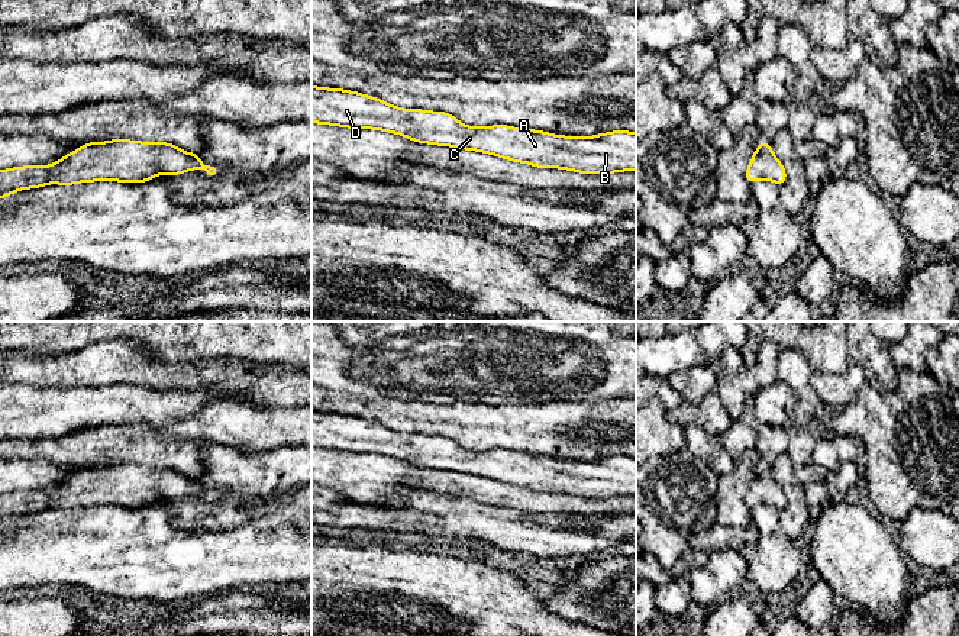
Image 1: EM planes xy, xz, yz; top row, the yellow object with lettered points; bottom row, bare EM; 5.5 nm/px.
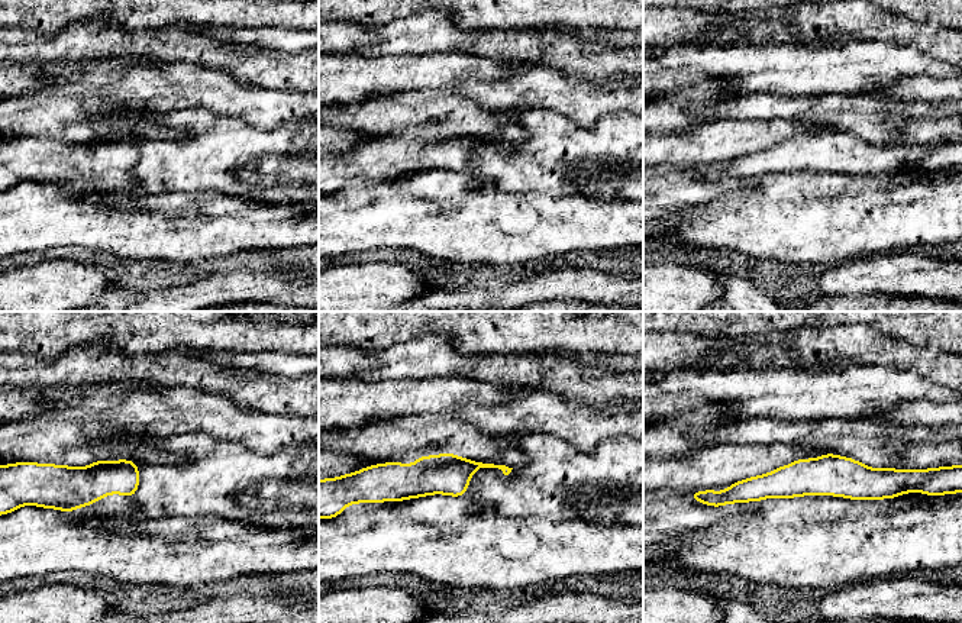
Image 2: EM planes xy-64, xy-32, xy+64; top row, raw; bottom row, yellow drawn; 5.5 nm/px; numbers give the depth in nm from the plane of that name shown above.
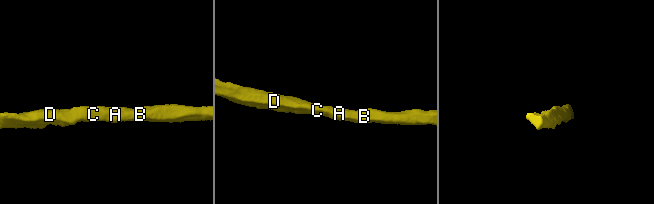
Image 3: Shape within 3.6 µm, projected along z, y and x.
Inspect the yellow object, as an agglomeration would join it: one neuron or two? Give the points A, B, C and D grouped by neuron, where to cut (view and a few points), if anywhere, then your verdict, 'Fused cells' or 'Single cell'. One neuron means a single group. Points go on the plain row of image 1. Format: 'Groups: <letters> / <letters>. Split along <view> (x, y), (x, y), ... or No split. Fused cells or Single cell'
Groups: A B C D. No split. Single cell

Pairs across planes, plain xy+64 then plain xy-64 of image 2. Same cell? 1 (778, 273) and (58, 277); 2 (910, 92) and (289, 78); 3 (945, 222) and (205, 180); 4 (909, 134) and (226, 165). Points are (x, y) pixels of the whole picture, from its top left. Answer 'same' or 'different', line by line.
1: different
2: different
3: different
4: same

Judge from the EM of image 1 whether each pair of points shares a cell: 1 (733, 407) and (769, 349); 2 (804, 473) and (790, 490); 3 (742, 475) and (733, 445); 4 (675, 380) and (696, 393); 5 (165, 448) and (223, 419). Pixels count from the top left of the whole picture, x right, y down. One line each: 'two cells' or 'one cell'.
1: one cell
2: two cells
3: two cells
4: one cell
5: two cells

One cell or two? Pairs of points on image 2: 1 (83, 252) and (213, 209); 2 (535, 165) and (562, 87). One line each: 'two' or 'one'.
1: two
2: two

